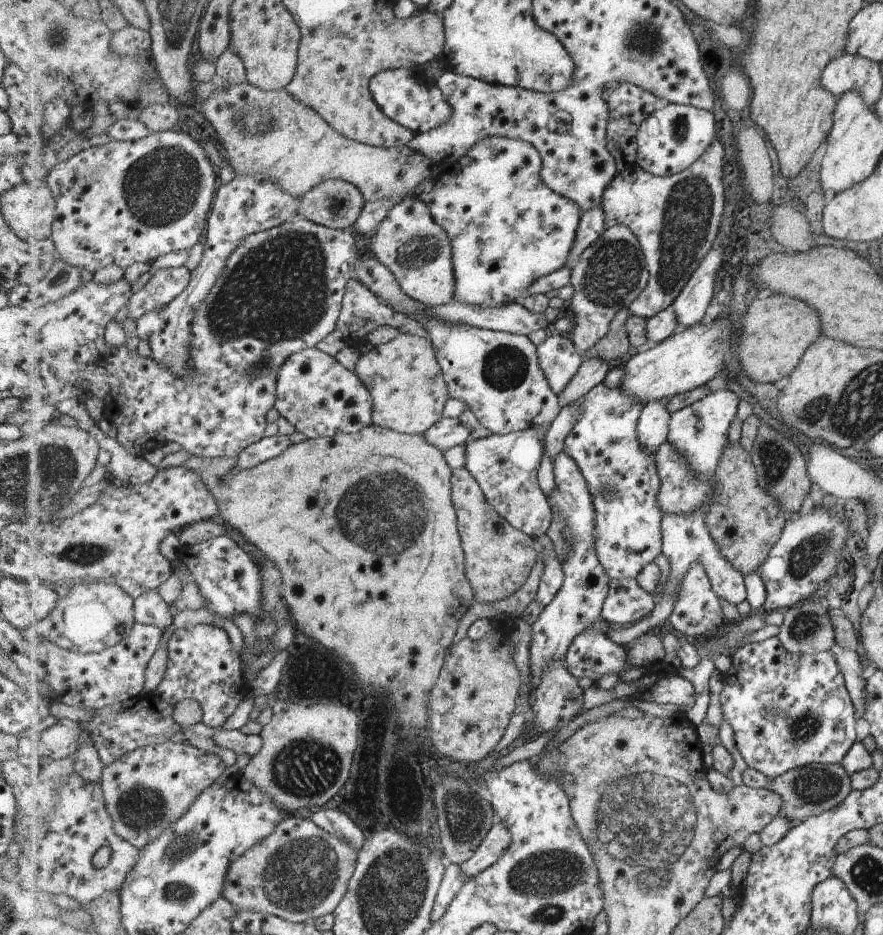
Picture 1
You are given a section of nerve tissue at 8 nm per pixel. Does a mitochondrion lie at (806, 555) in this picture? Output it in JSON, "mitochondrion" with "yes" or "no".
{"mitochondrion":"yes"}

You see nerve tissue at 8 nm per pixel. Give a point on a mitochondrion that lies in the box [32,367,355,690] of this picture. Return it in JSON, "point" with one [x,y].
{"point":[86,554]}

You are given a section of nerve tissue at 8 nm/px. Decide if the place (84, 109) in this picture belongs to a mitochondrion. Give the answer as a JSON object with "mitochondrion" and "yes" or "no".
{"mitochondrion":"no"}

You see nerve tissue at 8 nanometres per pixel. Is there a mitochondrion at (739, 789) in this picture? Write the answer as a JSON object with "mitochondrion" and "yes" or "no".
{"mitochondrion":"no"}

